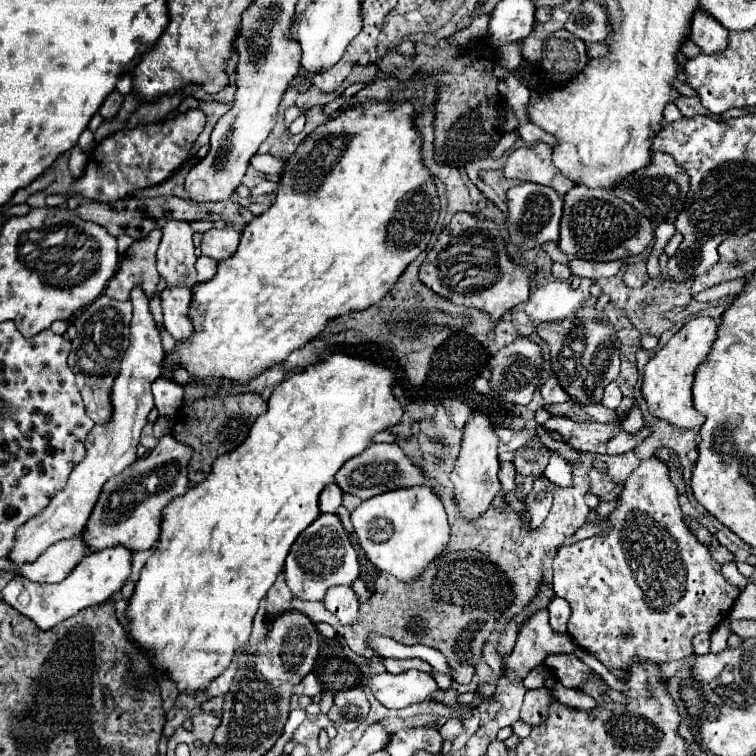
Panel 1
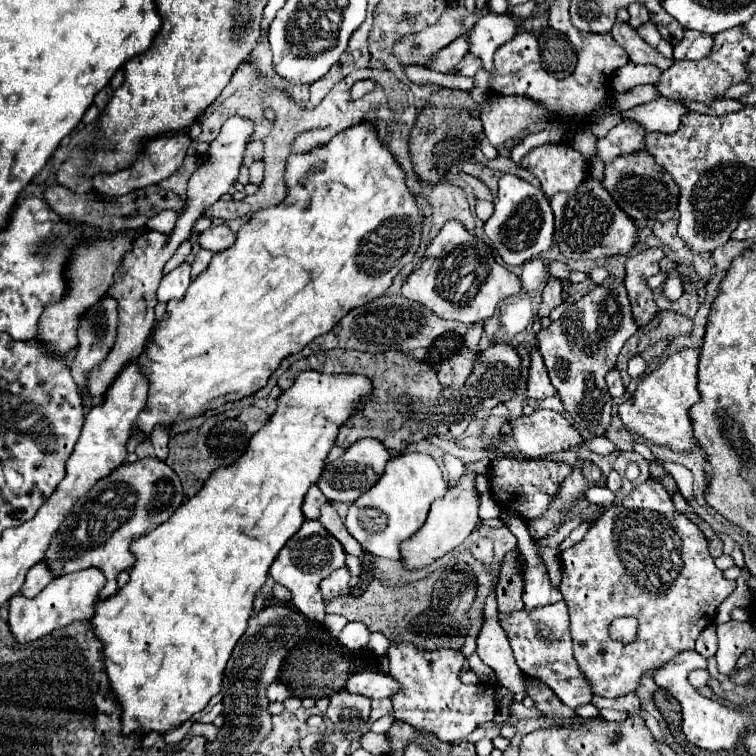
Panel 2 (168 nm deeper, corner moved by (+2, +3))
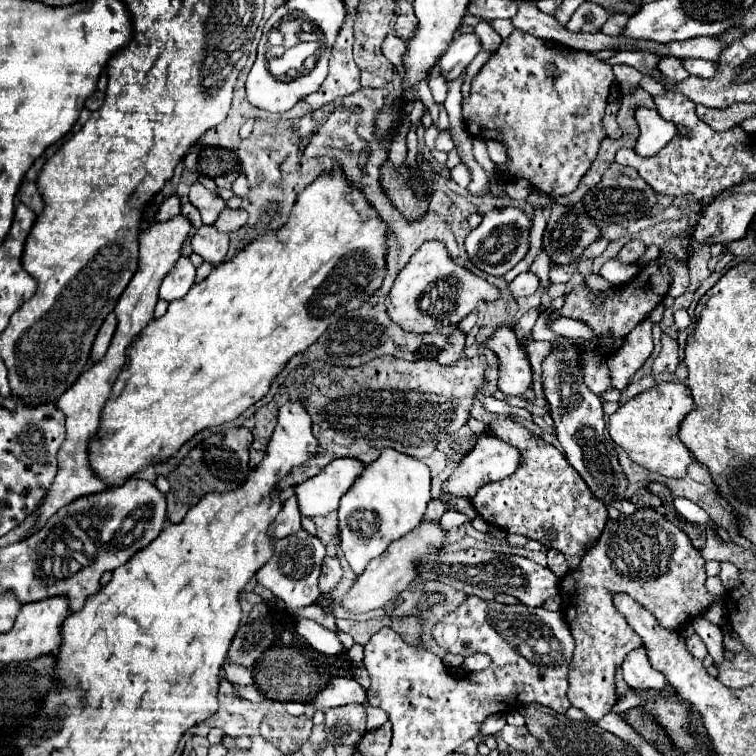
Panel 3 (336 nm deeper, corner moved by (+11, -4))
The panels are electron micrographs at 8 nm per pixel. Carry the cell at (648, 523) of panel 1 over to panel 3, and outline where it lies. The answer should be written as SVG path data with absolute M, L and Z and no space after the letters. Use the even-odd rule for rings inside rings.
M639 507L633 515L619 515L619 519L609 519L601 537L597 539L597 545L589 549L581 557L581 563L577 569L571 569L561 581L559 581L559 595L563 599L563 617L571 629L571 635L575 639L575 651L569 665L569 691L567 697L573 707L585 711L585 715L591 721L599 721L603 715L607 715L613 709L613 703L617 703L617 687L615 687L615 671L621 667L623 659L637 647L641 647L641 637L631 631L623 615L617 615L617 609L613 607L613 595L627 593L637 603L645 605L645 609L665 627L667 631L681 633L683 625L693 623L701 613L705 613L715 603L725 603L725 595L715 597L705 589L705 559L699 555L699 551L691 545L687 533L683 533L679 527L675 527L671 521L665 519L663 513L653 511L651 507Z

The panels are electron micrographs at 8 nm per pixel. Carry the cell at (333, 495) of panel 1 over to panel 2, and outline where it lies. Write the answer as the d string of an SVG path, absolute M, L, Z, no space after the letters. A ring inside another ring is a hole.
M314 484L314 486L306 492L306 496L304 496L304 504L302 504L302 514L304 514L304 518L306 518L306 520L318 518L318 516L320 516L320 506L326 504L326 502L328 502L328 500L322 496L320 488Z

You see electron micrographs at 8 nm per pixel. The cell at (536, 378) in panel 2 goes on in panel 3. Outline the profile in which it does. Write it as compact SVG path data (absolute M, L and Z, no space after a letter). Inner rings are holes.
M503 325L487 341L487 347L499 355L499 389L507 397L523 397L533 387L533 371L527 351L521 347L513 329Z

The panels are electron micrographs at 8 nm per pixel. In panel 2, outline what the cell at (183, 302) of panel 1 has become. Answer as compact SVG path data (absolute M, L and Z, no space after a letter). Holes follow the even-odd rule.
M180 264L178 268L174 268L170 274L166 274L160 282L160 288L158 288L158 300L160 302L168 302L172 298L182 298L192 282L192 276L190 276L190 264Z

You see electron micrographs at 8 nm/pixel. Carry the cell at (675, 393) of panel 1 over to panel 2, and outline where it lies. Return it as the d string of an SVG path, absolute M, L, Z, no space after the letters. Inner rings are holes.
M688 348L668 356L654 372L644 376L638 384L634 396L620 404L618 416L622 424L648 440L650 444L670 448L674 452L692 452L696 446L692 424L690 424L690 406L700 400L698 392L698 350Z

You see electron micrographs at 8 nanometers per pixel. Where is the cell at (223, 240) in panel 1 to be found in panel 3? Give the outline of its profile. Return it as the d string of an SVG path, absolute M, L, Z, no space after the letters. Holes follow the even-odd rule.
M203 225L193 237L191 237L191 245L193 245L193 253L201 255L203 261L211 263L211 265L219 265L223 263L227 249L229 249L229 235L217 231L215 227L207 227Z

